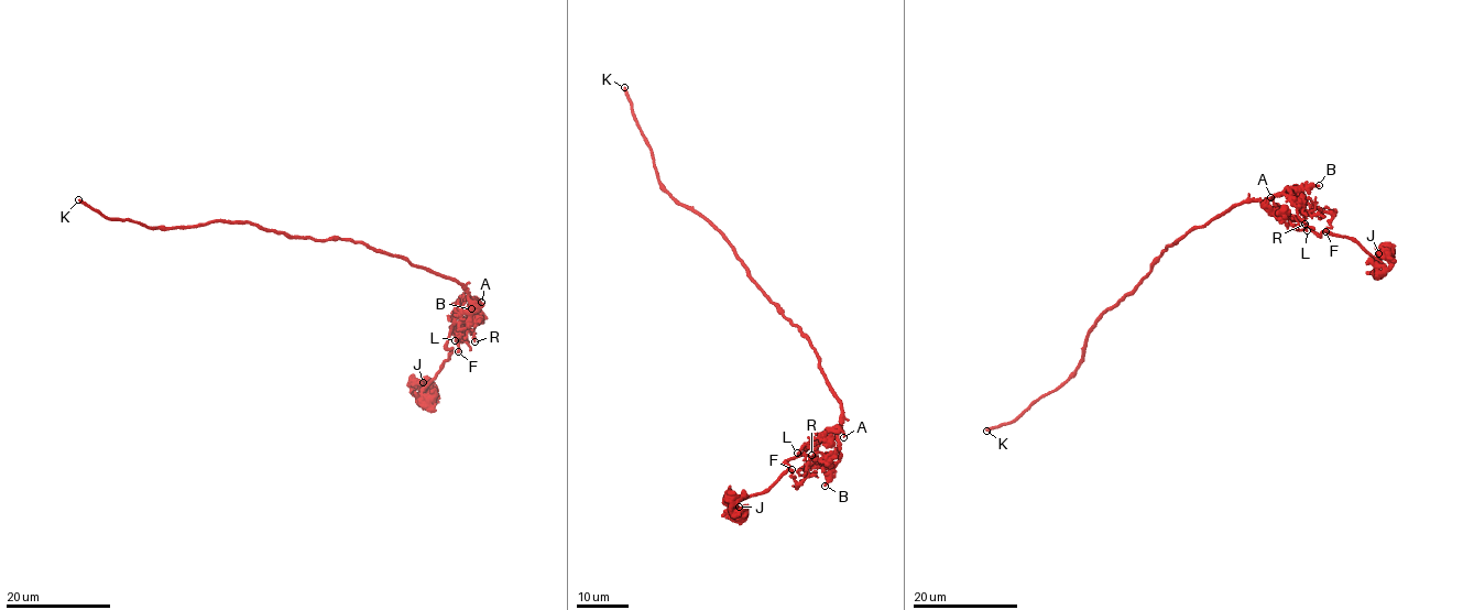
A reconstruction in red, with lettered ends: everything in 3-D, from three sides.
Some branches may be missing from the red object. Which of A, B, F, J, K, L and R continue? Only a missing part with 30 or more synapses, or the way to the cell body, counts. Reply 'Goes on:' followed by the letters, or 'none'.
Goes on: K

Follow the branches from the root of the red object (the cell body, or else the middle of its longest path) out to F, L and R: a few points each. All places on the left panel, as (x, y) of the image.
F: (367, 246), (454, 279), (463, 286), (477, 304), (463, 320), (461, 330), (465, 333), (458, 341), (458, 351)
L: (367, 246), (454, 279), (463, 286), (471, 305), (465, 327), (459, 328), (455, 340)
R: (367, 246), (459, 283), (477, 304), (481, 315), (475, 328), (475, 341)

